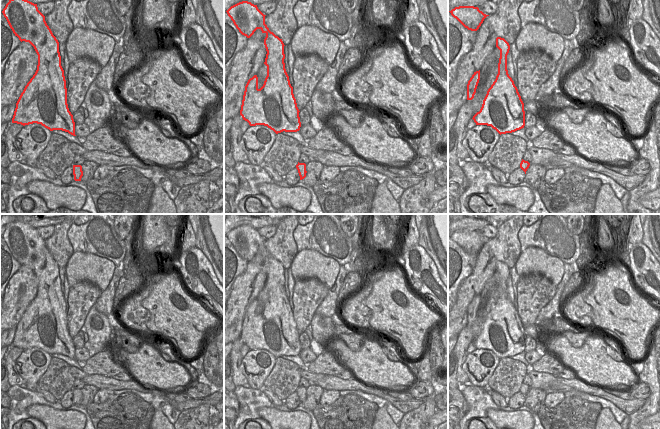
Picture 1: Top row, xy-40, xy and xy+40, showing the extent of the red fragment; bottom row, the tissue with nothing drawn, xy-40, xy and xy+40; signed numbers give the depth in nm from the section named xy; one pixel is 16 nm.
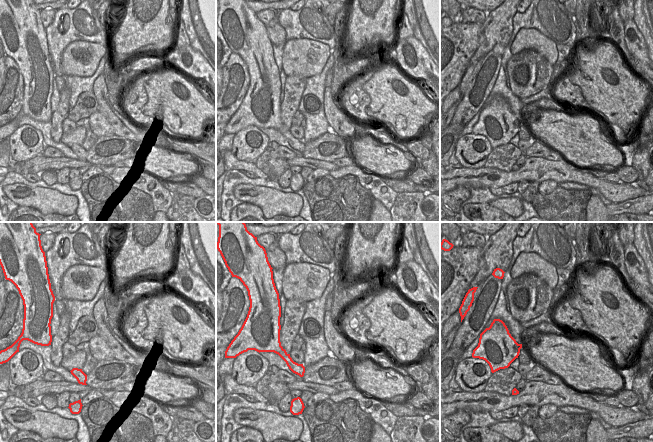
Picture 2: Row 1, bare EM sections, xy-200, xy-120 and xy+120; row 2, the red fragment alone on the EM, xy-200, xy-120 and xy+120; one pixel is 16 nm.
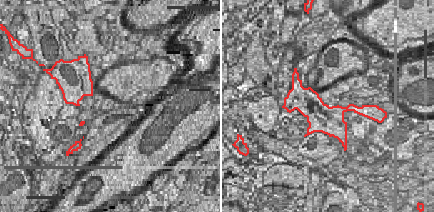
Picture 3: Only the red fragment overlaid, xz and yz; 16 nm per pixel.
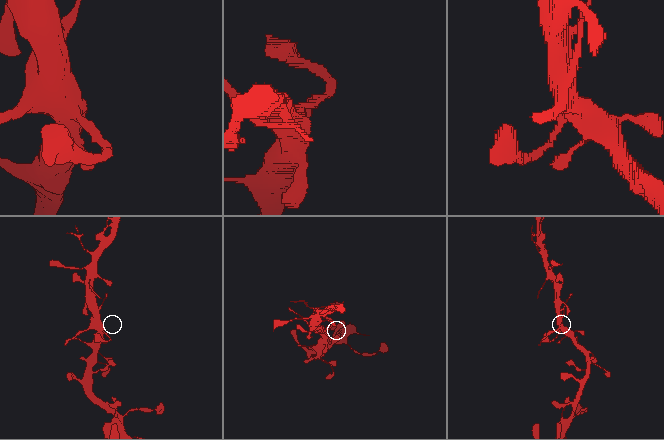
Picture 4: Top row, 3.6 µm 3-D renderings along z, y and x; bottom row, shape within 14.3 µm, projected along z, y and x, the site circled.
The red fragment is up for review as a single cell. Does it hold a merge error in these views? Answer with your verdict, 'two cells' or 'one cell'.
one cell

